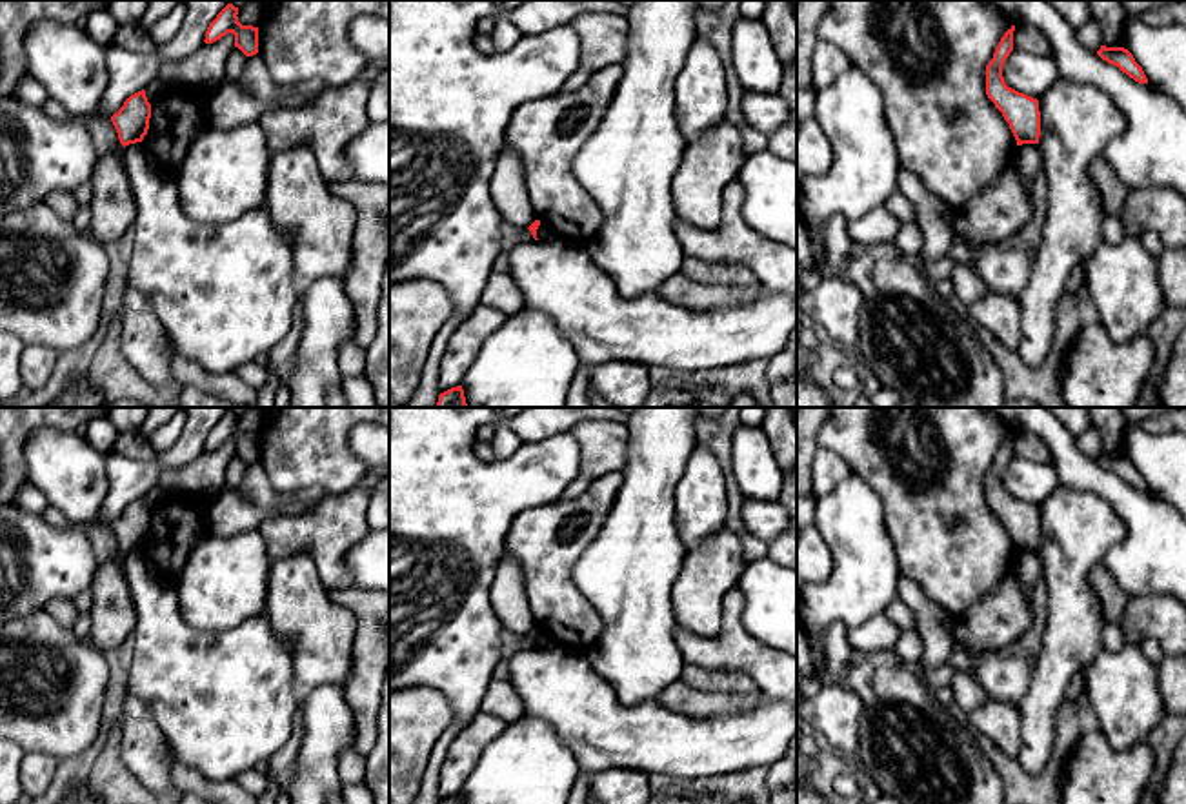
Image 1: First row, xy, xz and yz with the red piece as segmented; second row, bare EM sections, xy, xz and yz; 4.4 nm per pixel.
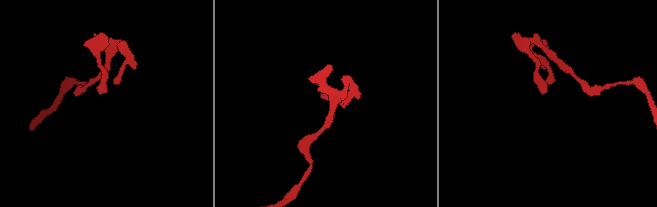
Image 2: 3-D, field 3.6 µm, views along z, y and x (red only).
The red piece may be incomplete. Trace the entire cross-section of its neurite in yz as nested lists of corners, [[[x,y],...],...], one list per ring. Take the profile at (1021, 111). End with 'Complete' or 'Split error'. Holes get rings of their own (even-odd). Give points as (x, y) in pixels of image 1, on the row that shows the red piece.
[[[1015,25],[1004,33],[993,53],[993,58],[986,65],[986,95],[1010,124],[1017,146],[1039,144],[1039,100],[1008,87],[1002,76],[1002,65],[1013,51],[1013,31]]]. Complete

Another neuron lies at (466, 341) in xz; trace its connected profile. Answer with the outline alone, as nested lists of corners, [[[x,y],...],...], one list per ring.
[[[478,304],[471,315],[458,324],[447,340],[446,353],[438,366],[440,393],[460,386],[486,338],[493,335],[506,318],[508,315],[502,311]]]

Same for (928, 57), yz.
[[[829,0],[817,35],[840,47],[880,89],[900,167],[960,211],[999,180],[1017,147],[1010,124],[986,95],[986,65],[1011,25],[990,0]]]

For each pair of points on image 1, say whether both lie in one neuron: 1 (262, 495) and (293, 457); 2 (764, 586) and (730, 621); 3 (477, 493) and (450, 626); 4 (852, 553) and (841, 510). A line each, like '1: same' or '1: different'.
1: different
2: different
3: same
4: same

